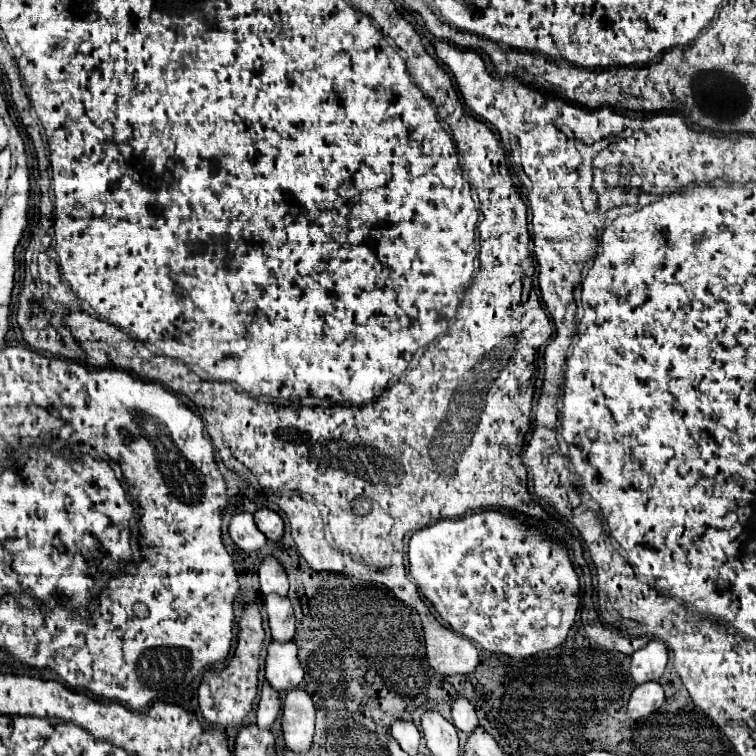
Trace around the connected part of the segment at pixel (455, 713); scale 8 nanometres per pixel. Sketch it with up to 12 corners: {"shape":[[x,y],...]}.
{"shape":[[464,696],[452,702],[452,722],[464,734],[476,728],[476,708]]}

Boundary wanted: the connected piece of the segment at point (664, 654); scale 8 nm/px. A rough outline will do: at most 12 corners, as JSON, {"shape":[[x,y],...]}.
{"shape":[[650,640],[632,654],[630,674],[636,684],[660,680],[668,646]]}

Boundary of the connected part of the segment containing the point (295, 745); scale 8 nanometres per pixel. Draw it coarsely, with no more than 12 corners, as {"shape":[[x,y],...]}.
{"shape":[[296,688],[282,708],[284,742],[304,752],[314,736],[314,702]]}

